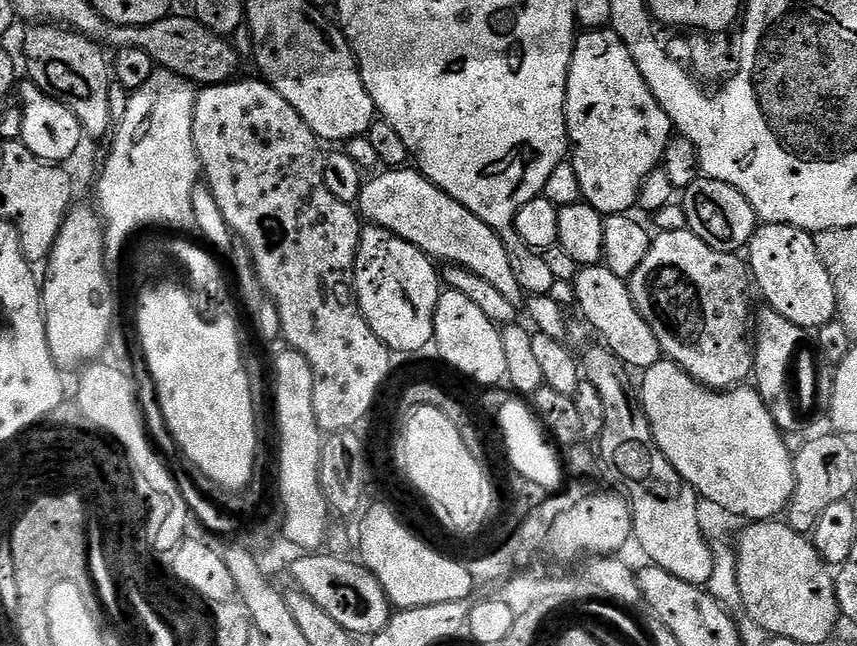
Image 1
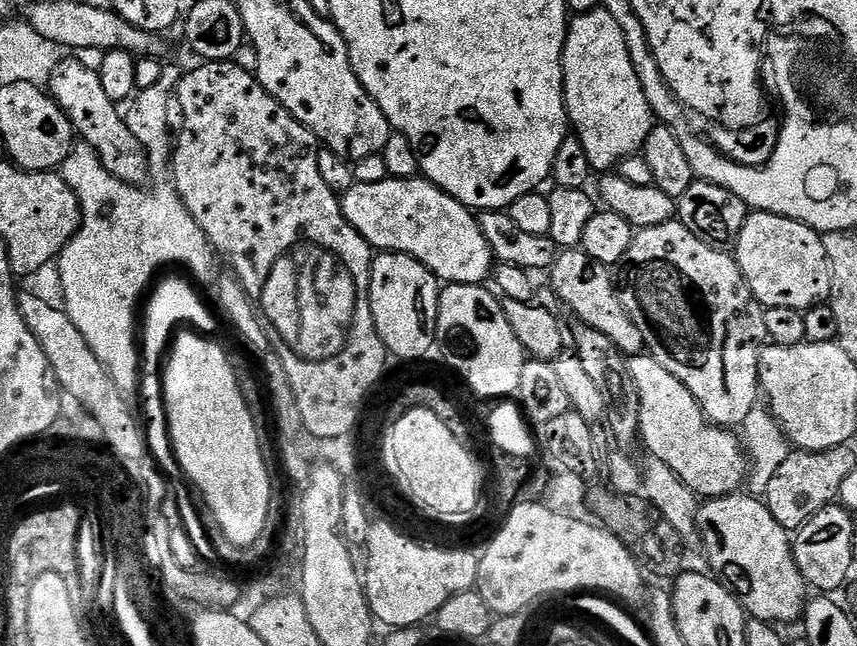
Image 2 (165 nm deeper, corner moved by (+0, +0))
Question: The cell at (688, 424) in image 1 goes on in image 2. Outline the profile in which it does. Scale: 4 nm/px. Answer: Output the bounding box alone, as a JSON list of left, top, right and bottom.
[628,354,750,498]

